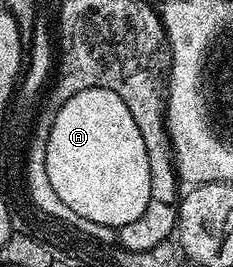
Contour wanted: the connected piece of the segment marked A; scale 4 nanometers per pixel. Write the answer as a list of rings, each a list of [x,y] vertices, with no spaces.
[[[110,88],[80,90],[58,109],[47,141],[46,170],[47,177],[51,178],[51,190],[59,194],[59,202],[63,202],[65,208],[75,210],[75,214],[93,224],[114,230],[135,222],[153,199],[151,169],[147,146],[143,146],[143,134],[139,134],[139,126],[135,126],[127,102]]]

